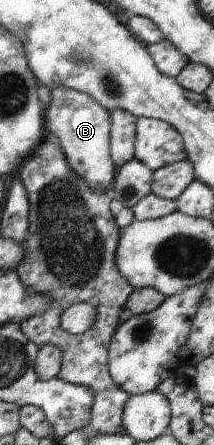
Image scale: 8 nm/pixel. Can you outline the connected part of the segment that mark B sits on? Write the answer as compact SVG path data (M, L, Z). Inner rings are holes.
M62 86L51 89L50 102L50 105L45 108L45 128L46 131L54 134L60 140L58 145L62 150L62 154L66 156L66 162L72 168L72 172L78 174L80 178L84 178L88 182L88 186L92 188L110 189L111 184L114 182L114 172L117 170L110 154L111 112L106 108L102 108L92 96Z

